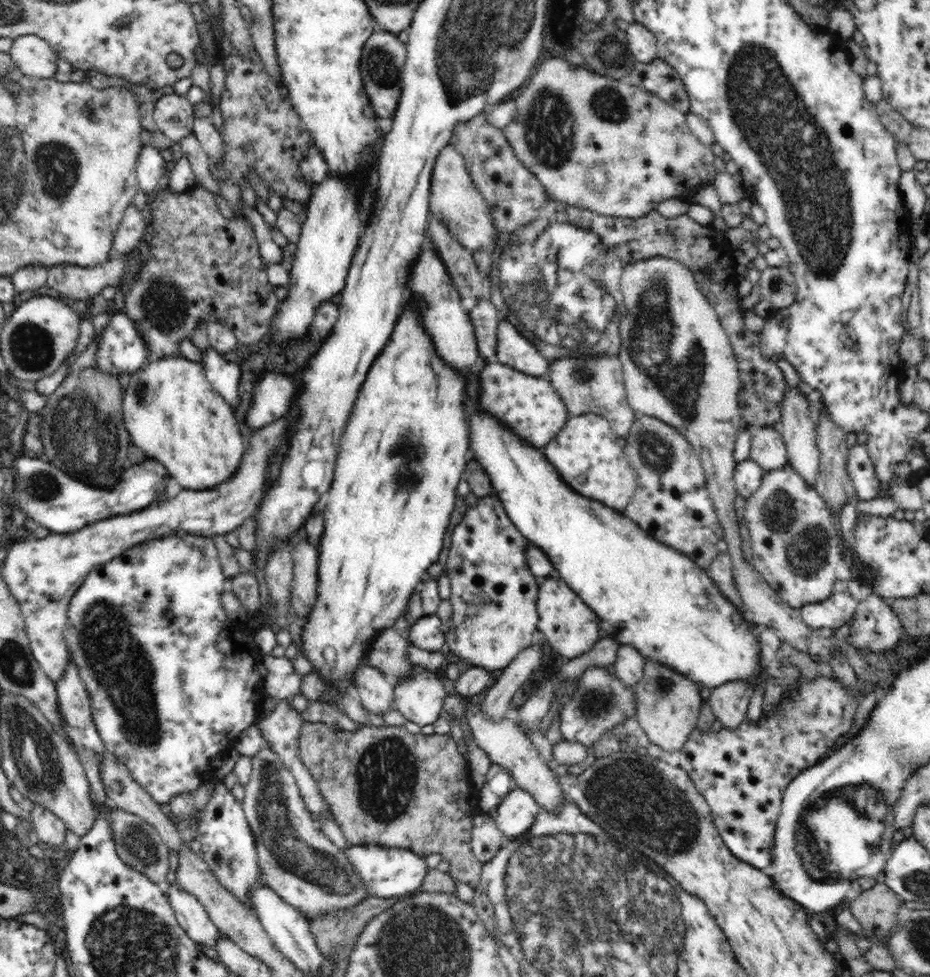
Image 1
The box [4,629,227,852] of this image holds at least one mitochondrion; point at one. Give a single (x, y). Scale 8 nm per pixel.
(39, 762)

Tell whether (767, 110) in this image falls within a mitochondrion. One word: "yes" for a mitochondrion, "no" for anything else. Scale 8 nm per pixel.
yes

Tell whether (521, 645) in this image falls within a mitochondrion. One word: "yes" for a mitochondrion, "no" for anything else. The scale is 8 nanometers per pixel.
no

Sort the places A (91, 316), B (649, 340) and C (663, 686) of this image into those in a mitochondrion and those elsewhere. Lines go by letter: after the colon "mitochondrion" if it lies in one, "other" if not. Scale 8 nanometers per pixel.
A: other
B: mitochondrion
C: mitochondrion

